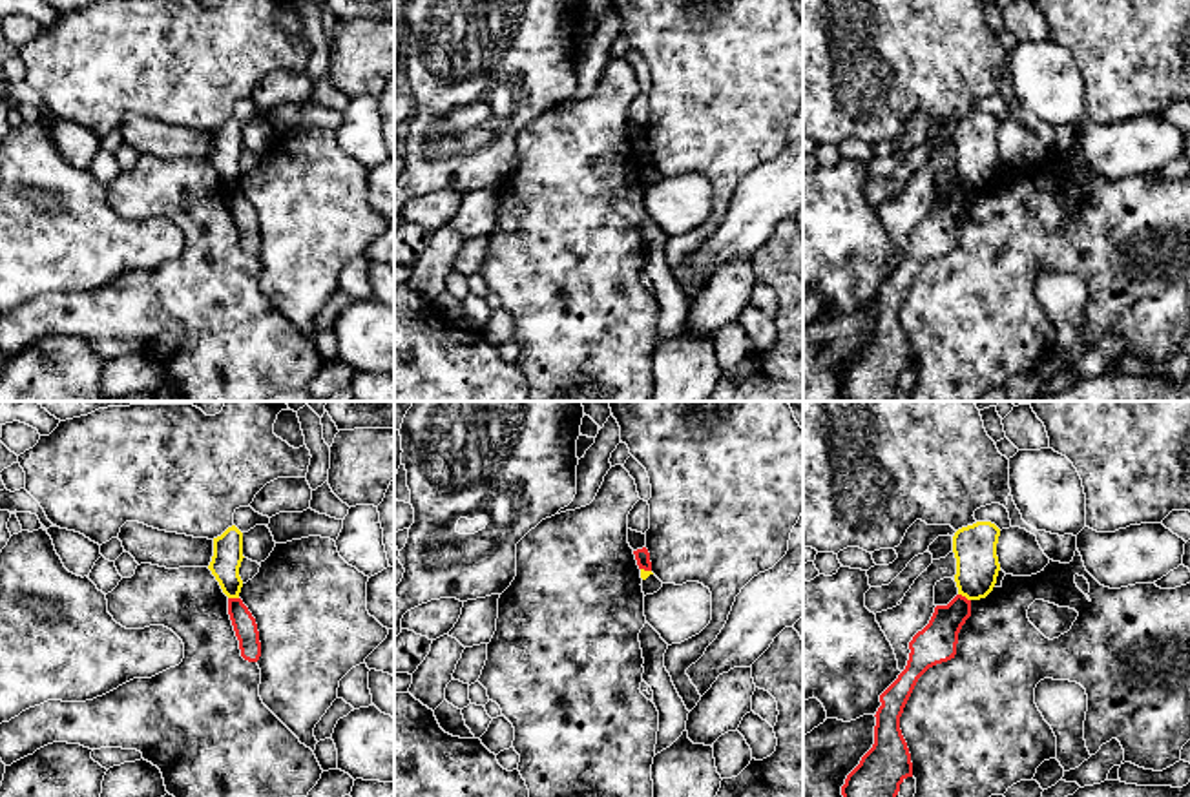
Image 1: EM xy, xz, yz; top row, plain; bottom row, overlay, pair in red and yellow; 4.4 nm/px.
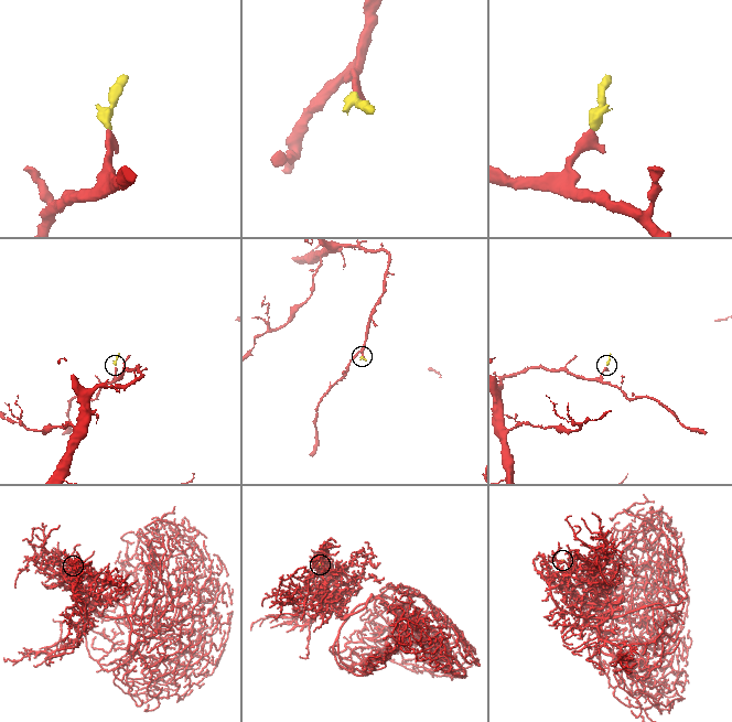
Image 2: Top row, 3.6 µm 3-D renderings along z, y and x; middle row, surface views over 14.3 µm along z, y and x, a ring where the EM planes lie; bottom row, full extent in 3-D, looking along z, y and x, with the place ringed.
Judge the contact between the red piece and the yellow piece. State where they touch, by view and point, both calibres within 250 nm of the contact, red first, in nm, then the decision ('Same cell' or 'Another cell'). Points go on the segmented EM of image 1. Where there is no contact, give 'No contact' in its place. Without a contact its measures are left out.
Touches red at yz (964, 597). Thickness 180 nm (red) against 190 nm. Another cell

